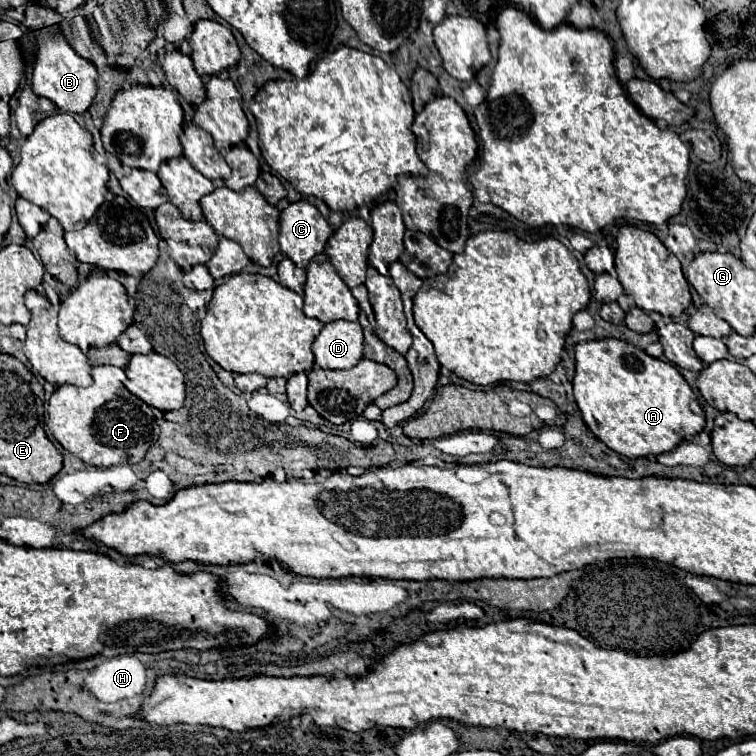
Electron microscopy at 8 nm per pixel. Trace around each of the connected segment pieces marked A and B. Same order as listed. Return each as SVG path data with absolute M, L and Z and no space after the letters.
M600 339L576 345L576 375L572 383L574 399L590 431L612 451L630 459L670 453L686 437L698 435L706 423L704 411L698 405L696 395L680 375L678 367L662 359L654 359L646 355L642 349L620 339Z
M58 24L36 31L36 39L37 54L32 73L32 91L38 97L50 99L62 111L84 113L96 97L96 67L74 53L74 49L62 37Z

